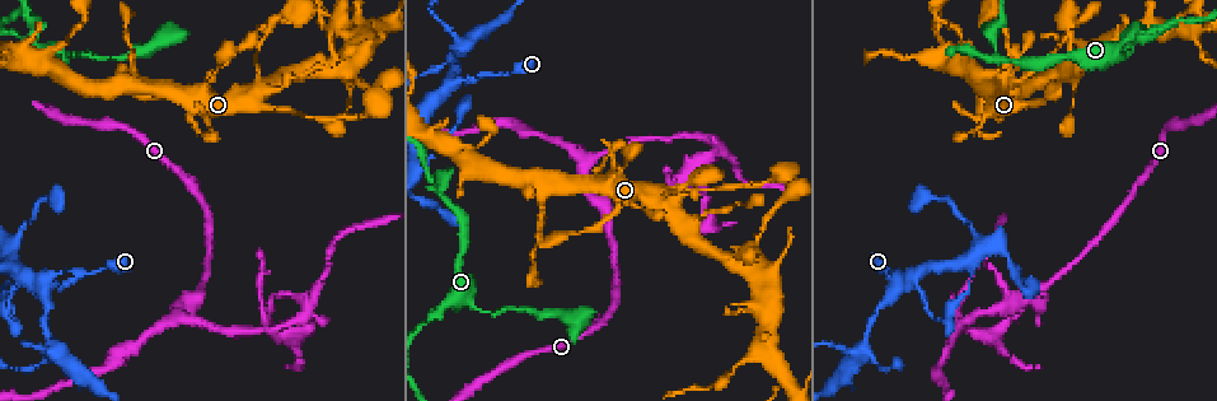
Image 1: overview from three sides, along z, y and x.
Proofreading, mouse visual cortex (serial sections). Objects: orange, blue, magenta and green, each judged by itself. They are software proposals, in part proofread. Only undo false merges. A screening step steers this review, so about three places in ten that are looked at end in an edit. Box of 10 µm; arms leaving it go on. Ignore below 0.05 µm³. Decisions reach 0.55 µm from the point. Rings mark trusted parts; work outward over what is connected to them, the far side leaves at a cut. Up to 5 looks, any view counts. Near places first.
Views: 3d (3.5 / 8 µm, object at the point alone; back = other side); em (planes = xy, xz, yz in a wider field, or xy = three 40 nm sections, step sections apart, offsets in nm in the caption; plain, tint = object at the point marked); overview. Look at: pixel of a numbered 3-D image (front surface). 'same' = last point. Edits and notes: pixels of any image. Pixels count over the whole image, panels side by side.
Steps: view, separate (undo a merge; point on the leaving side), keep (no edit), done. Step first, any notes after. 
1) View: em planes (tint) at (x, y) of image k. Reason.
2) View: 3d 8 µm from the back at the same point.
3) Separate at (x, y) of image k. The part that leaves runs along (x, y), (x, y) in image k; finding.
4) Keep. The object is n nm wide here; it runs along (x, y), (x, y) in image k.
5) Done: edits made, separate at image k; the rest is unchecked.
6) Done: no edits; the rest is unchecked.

View: 3d 3.5 µm at (451, 85) of image 1. Thin arm on a thick one.

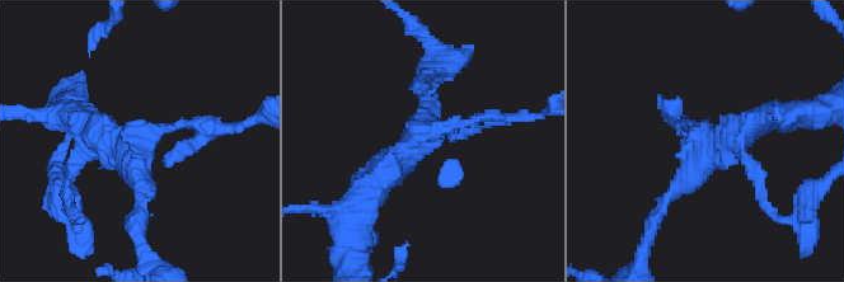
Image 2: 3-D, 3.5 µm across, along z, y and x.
View: em planes (tint) at (139, 143) of image 2. 3 arms meet here; the arms are 150, 200, 400 nm wide.

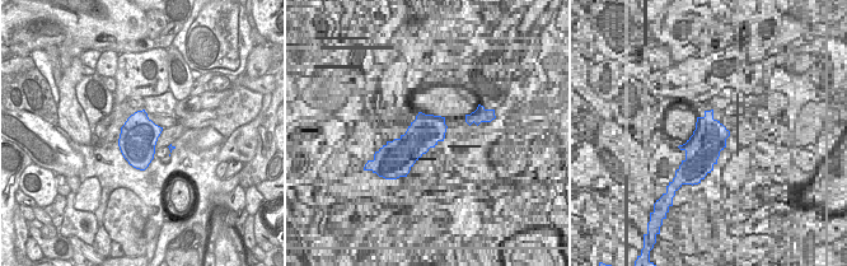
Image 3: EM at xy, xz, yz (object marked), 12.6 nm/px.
Keep. All the same cell.

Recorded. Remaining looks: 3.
View: 3d 3.5 µm at (864, 344) of image 1. Four or more arms meet.

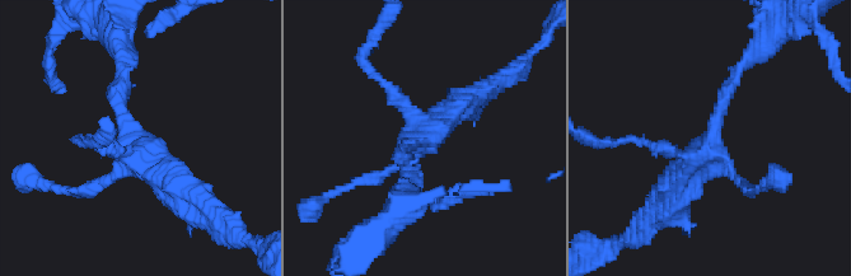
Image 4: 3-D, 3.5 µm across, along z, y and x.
View: em planes (plain) at (416, 141) of image 4. 4 arms meet here; the arms are 150, 200, 200, 350 nm wide; now the EM.

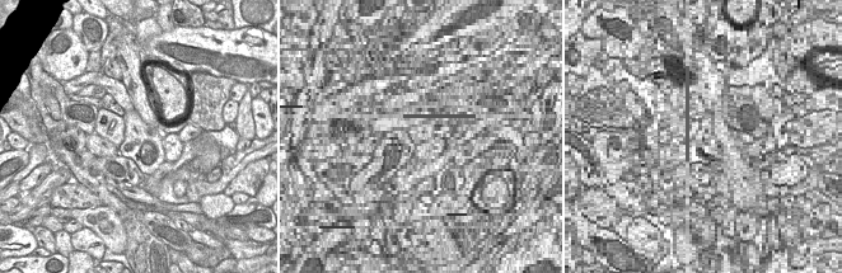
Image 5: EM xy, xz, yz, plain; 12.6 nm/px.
View: em planes (tint) at the same point.

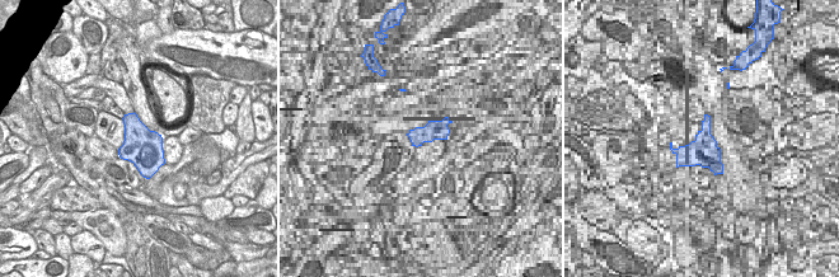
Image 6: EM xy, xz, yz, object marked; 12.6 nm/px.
Keep. It runs along (742, 68), (709, 146), (667, 193) in image 4; continuous, no second cell.

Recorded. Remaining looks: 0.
Done: no edits; the rest is unchecked.

